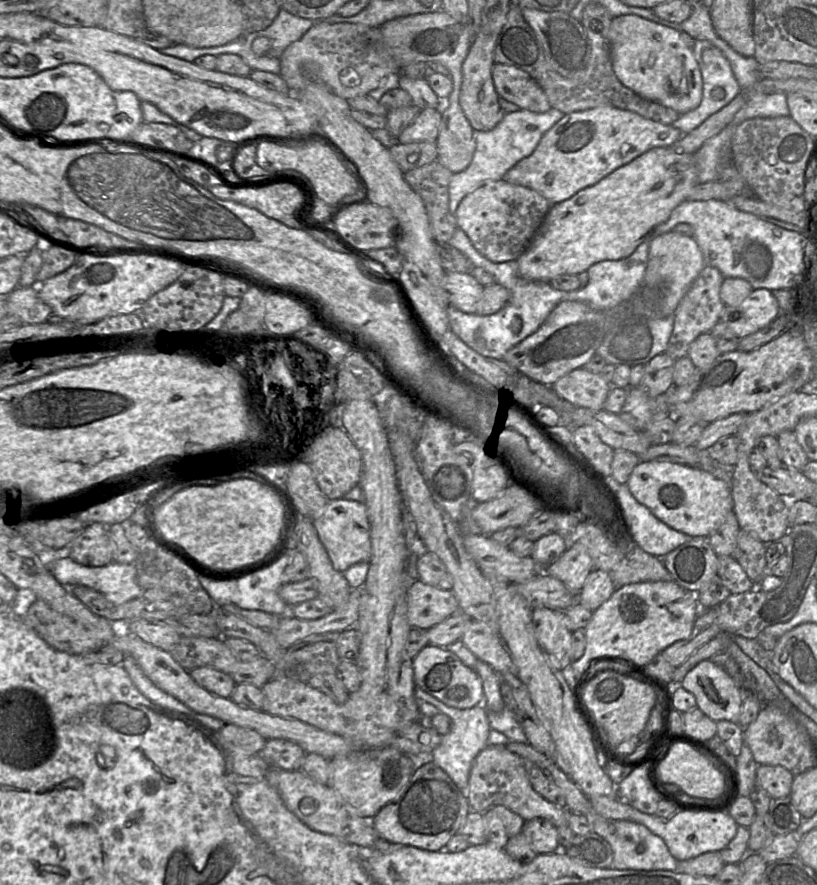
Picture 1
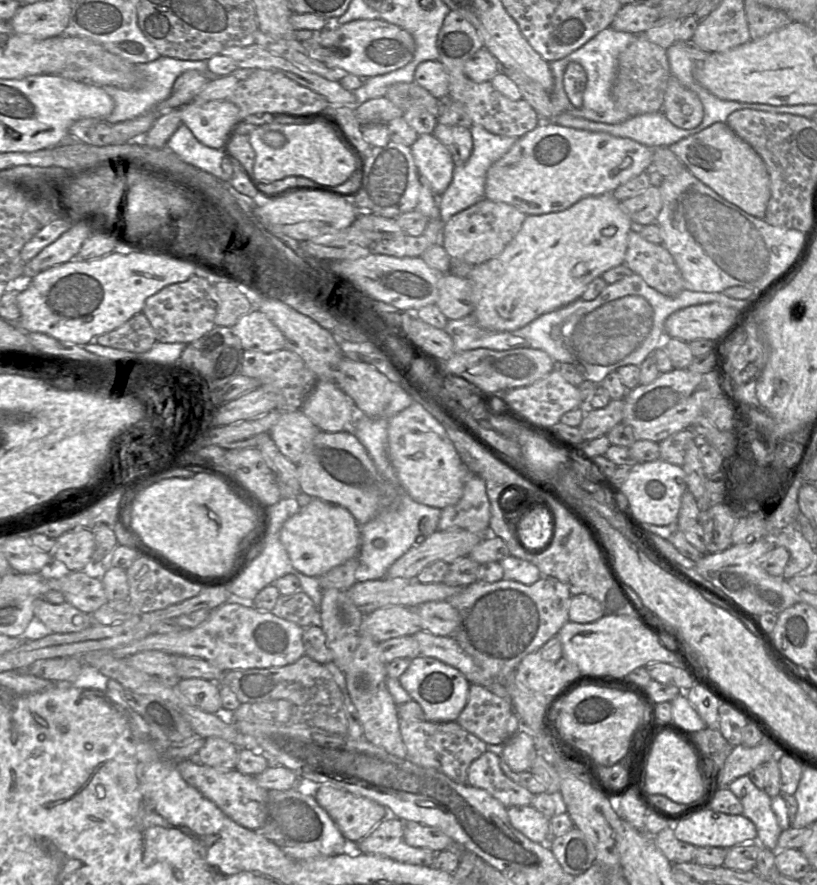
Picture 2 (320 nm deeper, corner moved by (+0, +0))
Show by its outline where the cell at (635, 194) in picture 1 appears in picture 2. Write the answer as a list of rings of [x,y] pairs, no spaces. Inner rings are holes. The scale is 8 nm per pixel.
[[[612,194],[587,197],[577,202],[567,210],[549,213],[544,215],[527,216],[522,224],[521,229],[513,240],[506,246],[506,248],[496,257],[491,260],[476,265],[473,267],[468,275],[473,288],[473,315],[475,316],[478,324],[490,331],[513,331],[524,327],[539,316],[557,310],[569,303],[579,299],[586,290],[587,286],[595,278],[602,277],[602,274],[612,268],[623,265],[628,246],[628,235],[632,230],[634,224],[627,214],[622,210],[622,201],[616,200]]]

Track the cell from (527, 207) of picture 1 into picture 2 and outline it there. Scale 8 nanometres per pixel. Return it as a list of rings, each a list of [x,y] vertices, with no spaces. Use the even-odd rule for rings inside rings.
[[[484,198],[452,216],[444,224],[437,244],[444,248],[451,259],[476,266],[498,256],[517,235],[526,217],[512,205]]]

